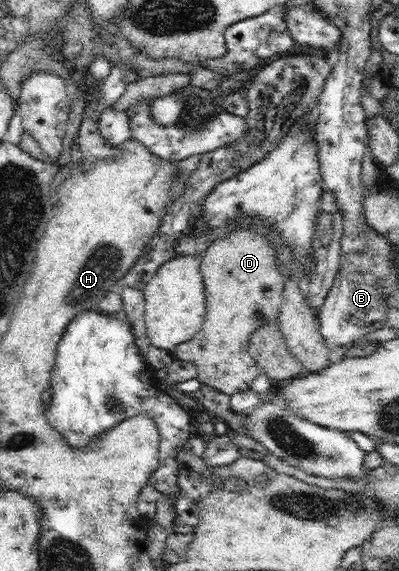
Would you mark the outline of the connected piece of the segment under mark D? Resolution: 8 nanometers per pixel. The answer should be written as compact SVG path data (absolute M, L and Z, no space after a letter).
M236 226L235 230L231 229L225 238L217 238L201 256L200 271L203 275L206 296L203 326L189 342L177 344L172 353L174 358L191 361L197 367L197 378L203 384L216 388L229 396L239 390L249 390L251 382L260 374L256 360L248 352L249 336L257 328L261 328L265 322L271 320L277 322L279 308L283 304L284 280L286 279L277 264L277 249L274 245L276 239L270 232L263 228L253 232L249 227L238 229Z

